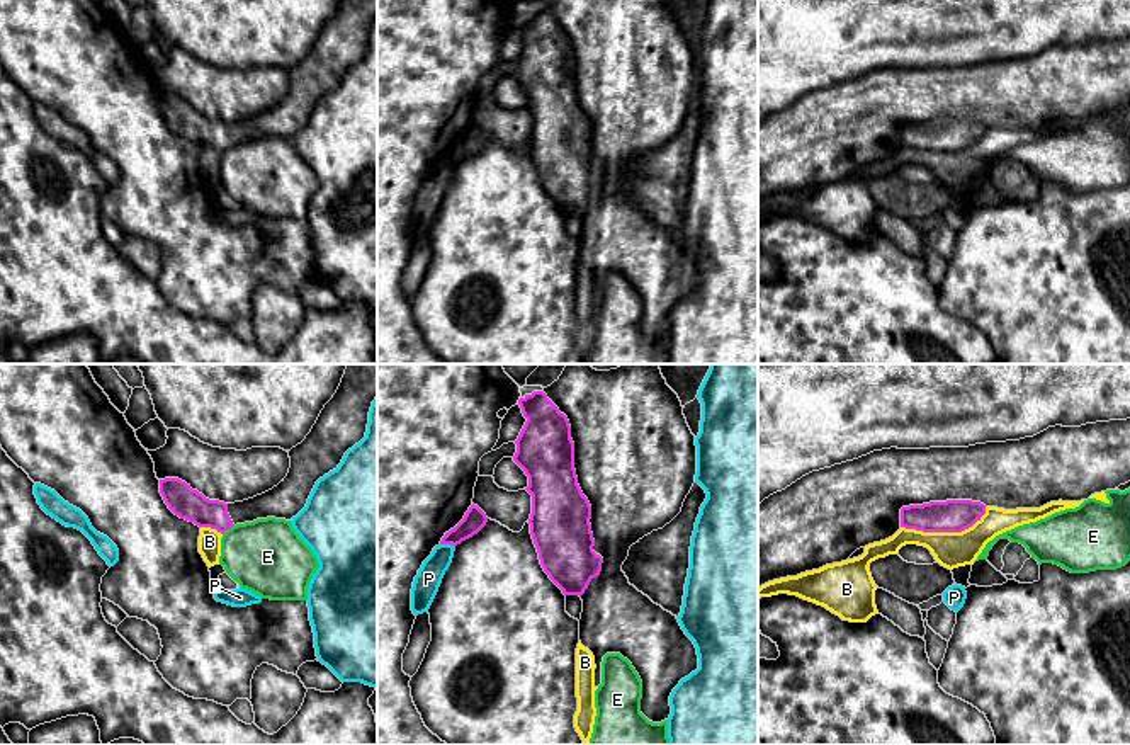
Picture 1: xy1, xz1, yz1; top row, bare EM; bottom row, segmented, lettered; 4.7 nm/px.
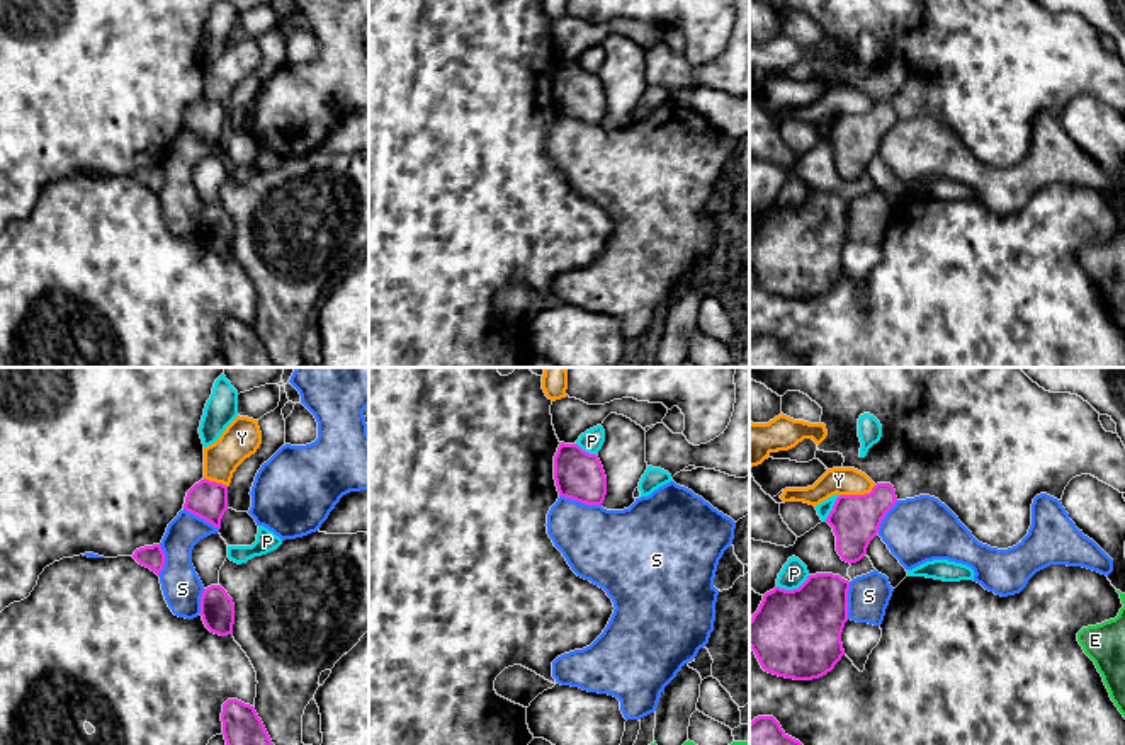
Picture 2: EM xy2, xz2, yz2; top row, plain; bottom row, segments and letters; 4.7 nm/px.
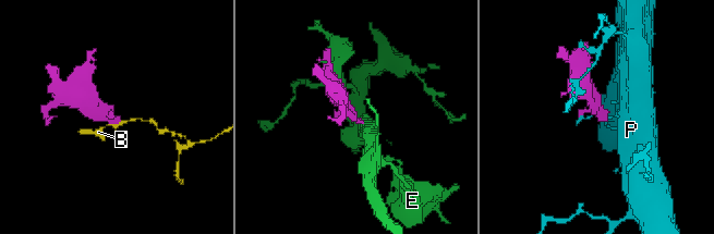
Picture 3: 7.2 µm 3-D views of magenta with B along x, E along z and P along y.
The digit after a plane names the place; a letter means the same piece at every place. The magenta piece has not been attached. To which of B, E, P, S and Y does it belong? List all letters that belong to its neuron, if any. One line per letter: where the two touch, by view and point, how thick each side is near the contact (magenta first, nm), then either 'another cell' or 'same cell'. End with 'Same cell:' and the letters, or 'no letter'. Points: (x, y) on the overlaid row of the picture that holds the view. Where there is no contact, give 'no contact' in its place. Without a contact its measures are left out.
B: meets magenta in yz1 at (945, 531); 160 nm thick on the magenta side, 170 nm on the other; another cell
E: meets magenta in xy1 at (226, 529); 150 nm thick on the magenta side, 360 nm on the other; another cell
P: meets magenta in yz2 at (794, 589); 420 nm thick on the magenta side, 120 nm on the other; another cell
S: meets magenta in xz2 at (580, 500); 220 nm thick on the magenta side, 360 nm on the other; another cell
Y: meets magenta in yz2 at (857, 495); 240 nm thick on the magenta side, 130 nm on the other; another cell
Same cell: no letter

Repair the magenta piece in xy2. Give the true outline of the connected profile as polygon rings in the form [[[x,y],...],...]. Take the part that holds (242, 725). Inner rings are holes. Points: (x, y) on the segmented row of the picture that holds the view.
[[[228,699],[221,713],[226,745],[274,745],[253,706]]]

